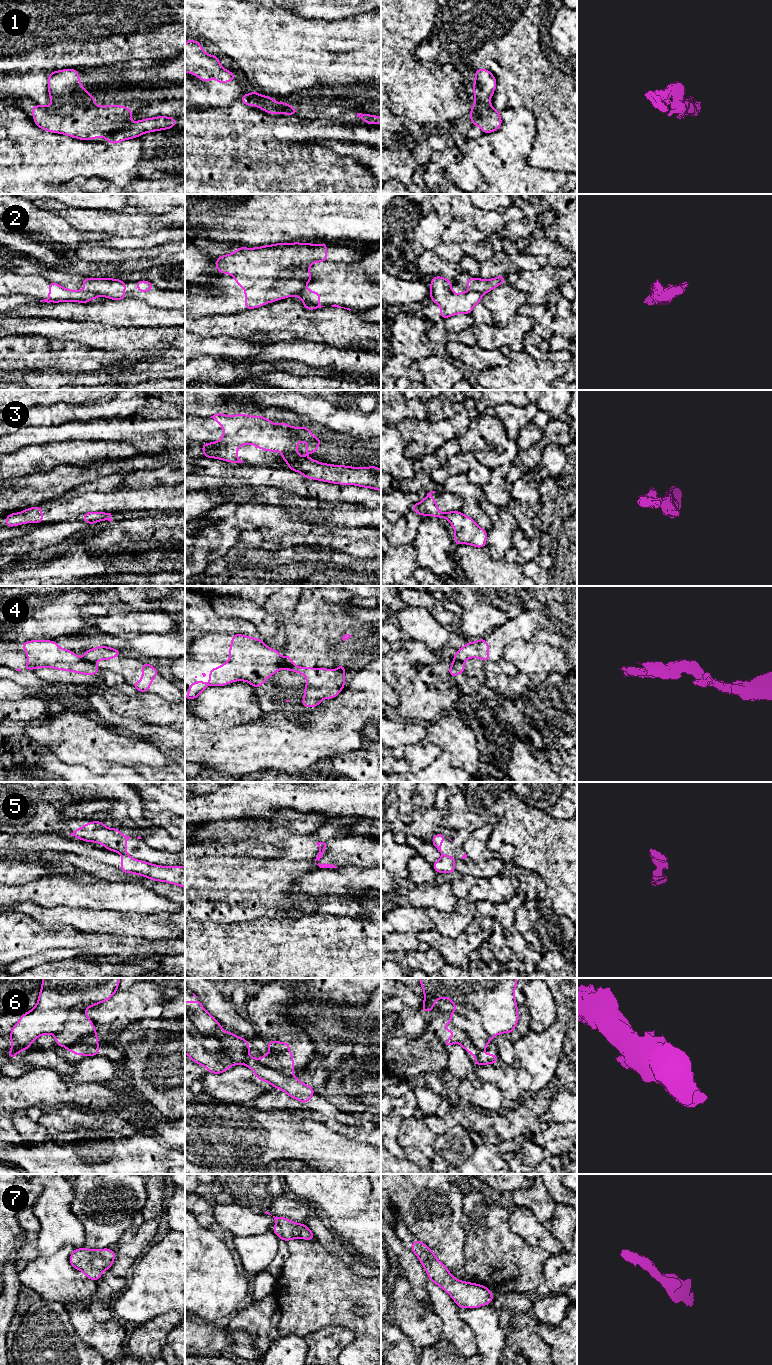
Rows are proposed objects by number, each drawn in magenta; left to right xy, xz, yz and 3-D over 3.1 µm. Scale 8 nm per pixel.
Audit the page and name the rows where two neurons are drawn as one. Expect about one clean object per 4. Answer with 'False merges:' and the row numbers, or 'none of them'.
False merges: 2, 3, 4, 5, 6

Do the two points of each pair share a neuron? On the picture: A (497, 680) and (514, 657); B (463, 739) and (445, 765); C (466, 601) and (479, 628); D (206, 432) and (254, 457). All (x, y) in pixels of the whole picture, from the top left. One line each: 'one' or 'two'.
A: two
B: two
C: one
D: one

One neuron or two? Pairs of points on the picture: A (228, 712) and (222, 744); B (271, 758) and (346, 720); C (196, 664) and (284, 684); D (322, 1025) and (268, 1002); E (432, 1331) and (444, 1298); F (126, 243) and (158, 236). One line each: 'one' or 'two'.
A: two
B: one
C: one
D: two
E: two
F: one

